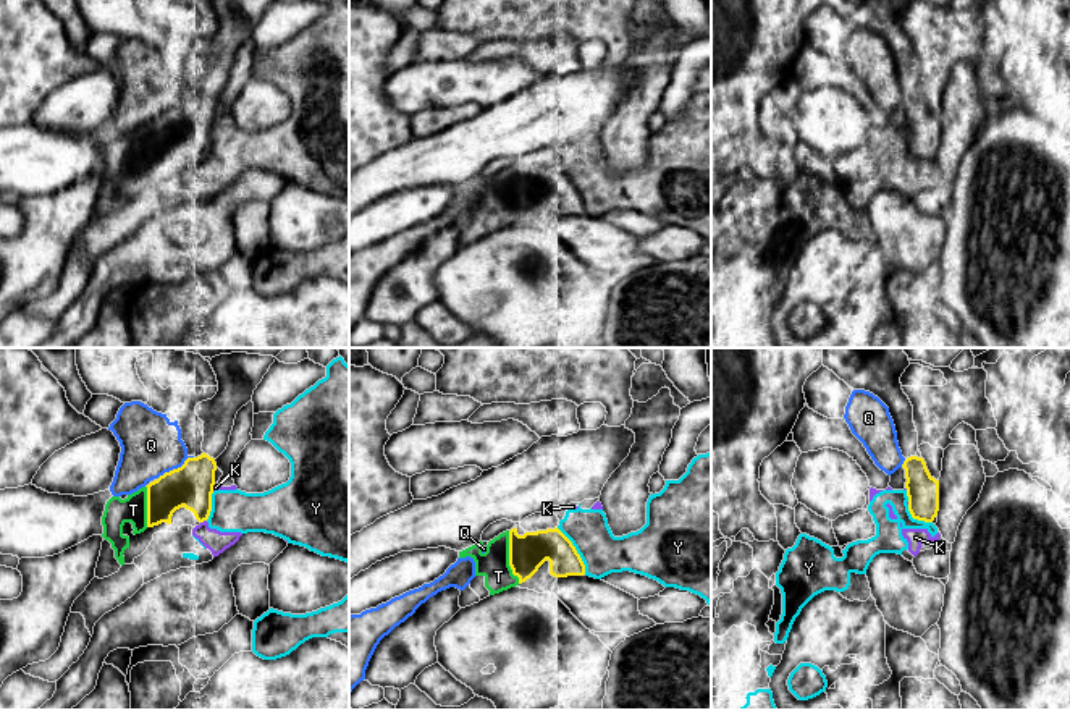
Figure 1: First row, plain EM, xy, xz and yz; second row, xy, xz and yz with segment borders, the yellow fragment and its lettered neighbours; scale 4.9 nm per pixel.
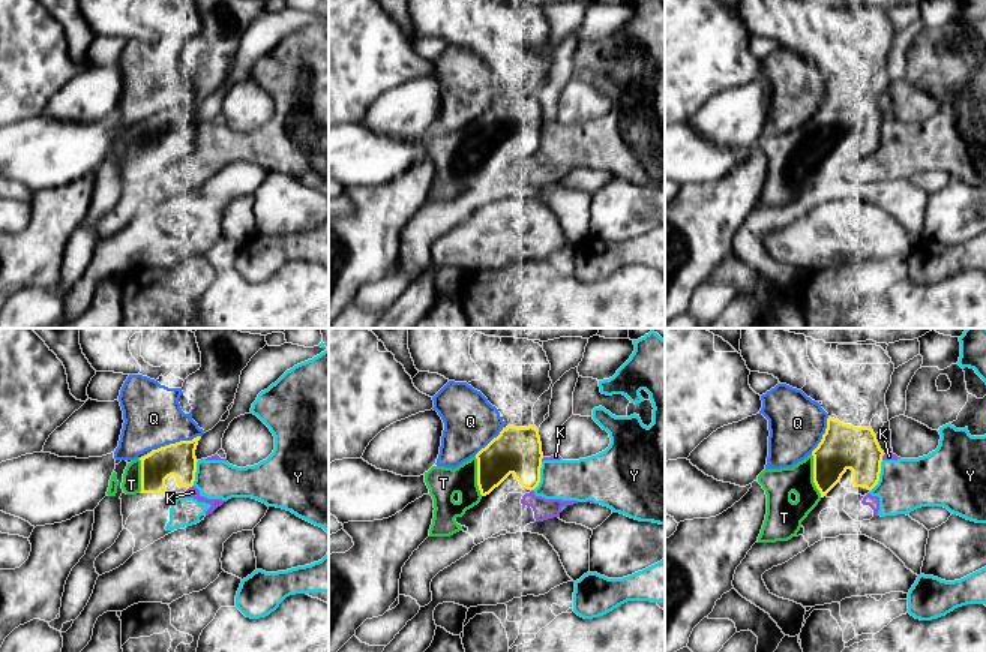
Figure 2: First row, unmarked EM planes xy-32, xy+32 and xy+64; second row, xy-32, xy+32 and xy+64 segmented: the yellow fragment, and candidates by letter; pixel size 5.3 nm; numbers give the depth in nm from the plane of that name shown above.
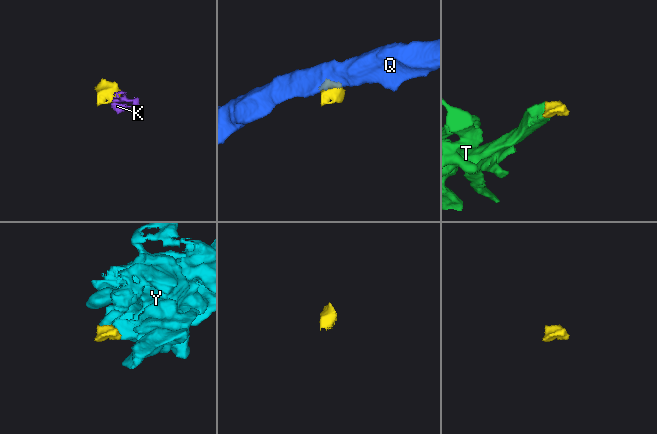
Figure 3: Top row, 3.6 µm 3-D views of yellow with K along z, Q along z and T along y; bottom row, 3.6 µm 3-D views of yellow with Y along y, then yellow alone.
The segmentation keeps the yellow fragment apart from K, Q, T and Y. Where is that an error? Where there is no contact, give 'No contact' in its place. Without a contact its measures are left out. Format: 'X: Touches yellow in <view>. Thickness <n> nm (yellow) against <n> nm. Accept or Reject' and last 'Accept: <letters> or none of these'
K: Touches yellow in xy. Thickness 220 nm (yellow) against 110 nm. Reject
Q: Touches yellow in xy. Thickness 220 nm (yellow) against 300 nm. Reject
T: Touches yellow in xz. Thickness 180 nm (yellow) against 150 nm. Accept
Y: Touches yellow in xz. Thickness 180 nm (yellow) against 200 nm. Reject
Accept: T

